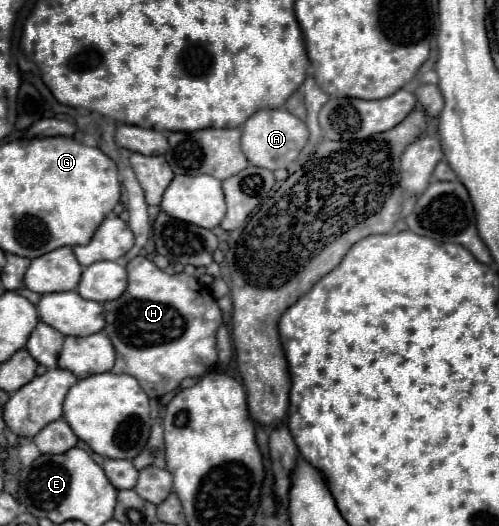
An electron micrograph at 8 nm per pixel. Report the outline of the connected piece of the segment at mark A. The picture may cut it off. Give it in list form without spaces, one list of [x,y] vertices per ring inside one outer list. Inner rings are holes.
[[[283,107],[259,109],[243,123],[243,141],[241,141],[243,153],[247,153],[247,159],[253,165],[259,165],[263,169],[275,171],[281,167],[289,167],[297,159],[301,149],[307,145],[307,141],[309,141],[307,125]]]

